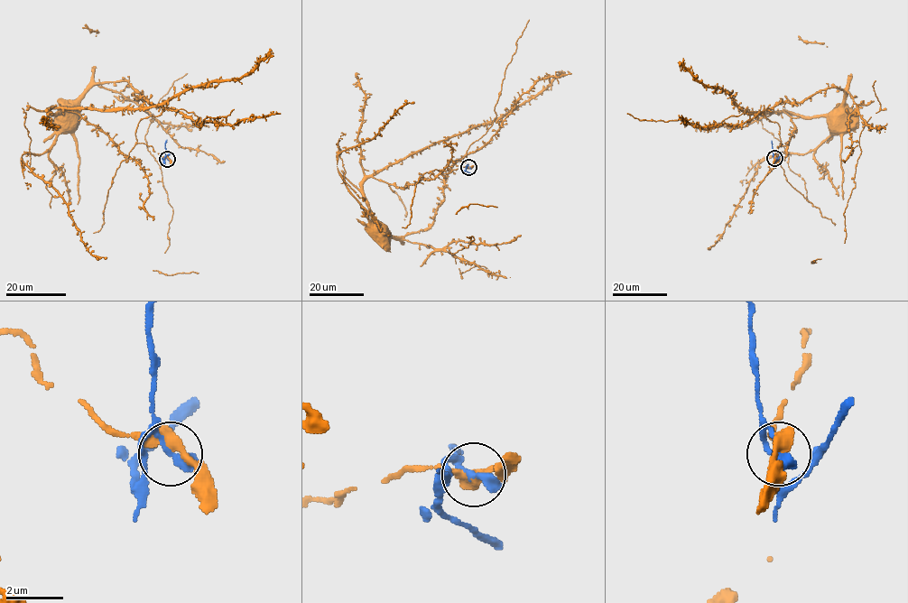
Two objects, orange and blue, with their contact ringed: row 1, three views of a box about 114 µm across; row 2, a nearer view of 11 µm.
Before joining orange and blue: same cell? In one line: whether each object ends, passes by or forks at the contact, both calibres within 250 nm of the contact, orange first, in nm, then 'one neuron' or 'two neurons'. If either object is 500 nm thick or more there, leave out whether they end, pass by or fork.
orange passes by; blue ends there; 360 nm thick on the orange side, 400 nm on the other; two neurons

